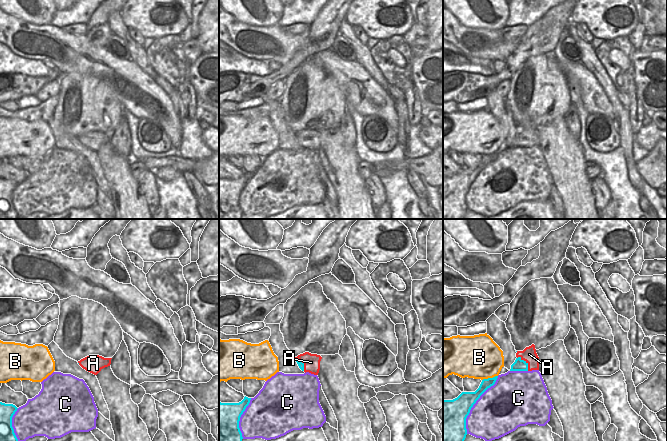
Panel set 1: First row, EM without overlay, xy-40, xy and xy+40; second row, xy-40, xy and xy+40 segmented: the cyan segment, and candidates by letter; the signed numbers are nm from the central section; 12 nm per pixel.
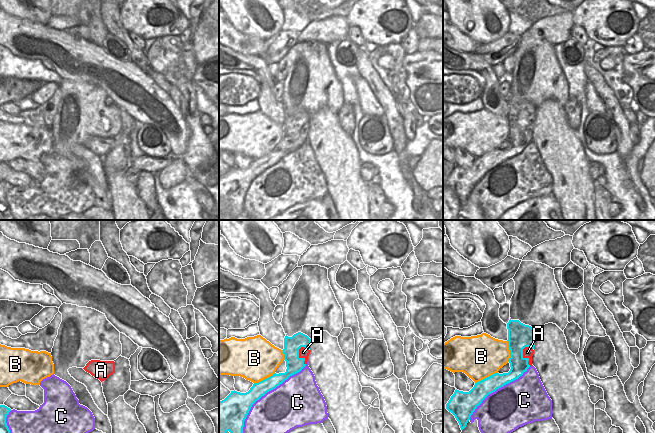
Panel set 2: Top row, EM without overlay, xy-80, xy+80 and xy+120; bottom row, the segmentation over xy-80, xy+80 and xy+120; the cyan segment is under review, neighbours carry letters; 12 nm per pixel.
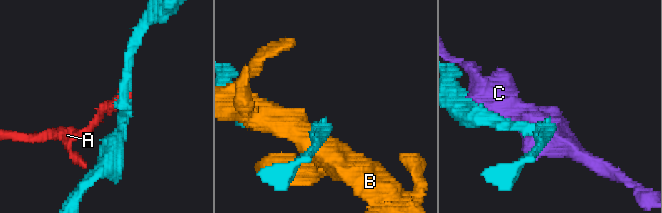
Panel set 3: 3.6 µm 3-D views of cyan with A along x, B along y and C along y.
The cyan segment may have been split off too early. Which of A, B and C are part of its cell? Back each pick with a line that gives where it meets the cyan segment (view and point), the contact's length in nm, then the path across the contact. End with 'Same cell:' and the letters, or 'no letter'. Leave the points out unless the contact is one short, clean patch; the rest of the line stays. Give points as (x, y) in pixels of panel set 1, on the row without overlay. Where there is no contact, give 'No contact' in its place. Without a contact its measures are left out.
Same cell: no letter

